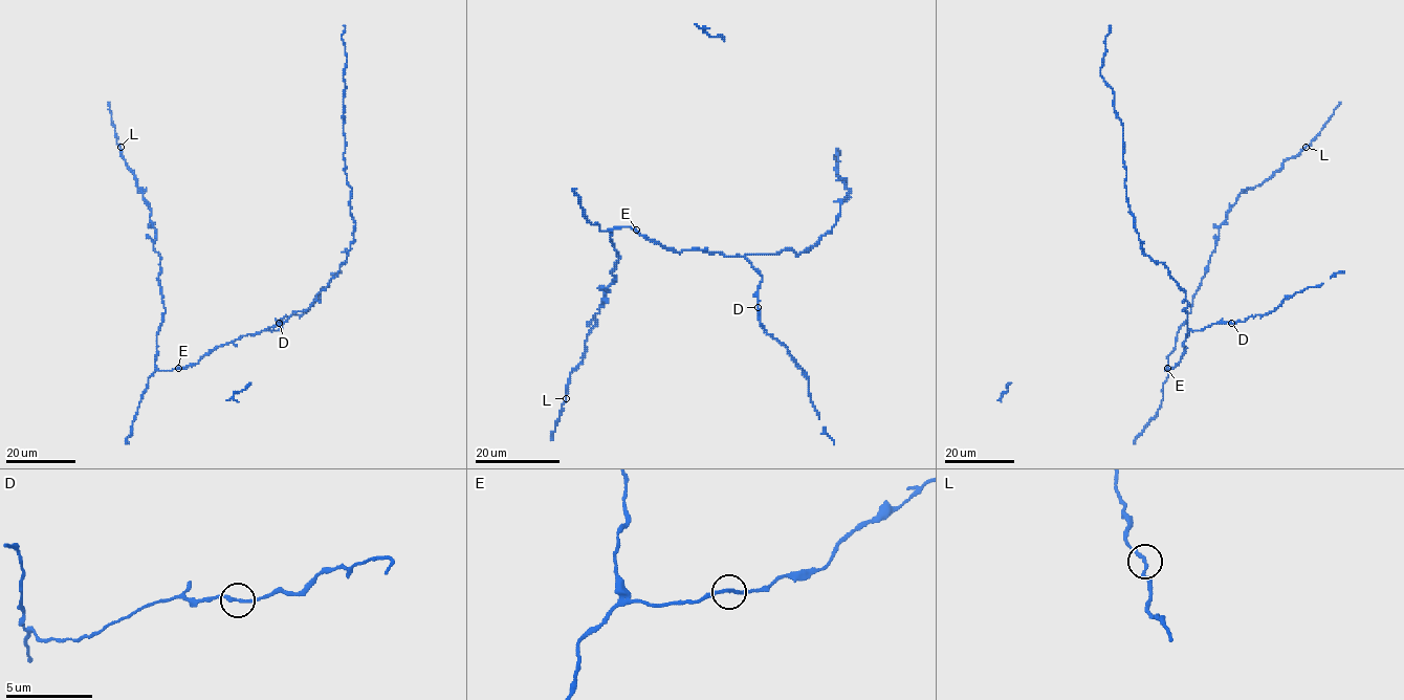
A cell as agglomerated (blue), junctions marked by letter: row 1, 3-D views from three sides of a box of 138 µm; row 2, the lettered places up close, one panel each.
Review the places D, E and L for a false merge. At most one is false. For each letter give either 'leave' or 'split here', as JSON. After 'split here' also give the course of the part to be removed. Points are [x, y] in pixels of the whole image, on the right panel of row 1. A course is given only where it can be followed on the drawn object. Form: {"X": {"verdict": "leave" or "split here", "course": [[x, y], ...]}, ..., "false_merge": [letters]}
{"D": {"verdict": "leave"}, "E": {"verdict": "leave"}, "L": {"verdict": "leave"}, "false_merge": []}

